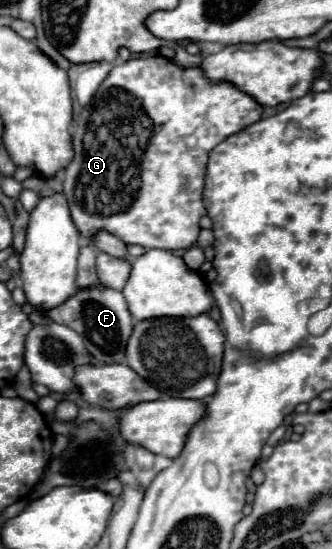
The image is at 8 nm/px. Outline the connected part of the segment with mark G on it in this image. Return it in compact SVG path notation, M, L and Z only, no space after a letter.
M150 55L150 57L136 57L130 59L122 65L112 67L112 71L108 73L108 77L102 81L102 85L98 87L96 95L92 97L92 101L84 107L76 127L74 127L74 159L72 163L66 167L66 177L64 177L64 195L68 199L70 205L70 215L72 221L76 225L76 229L80 231L82 237L88 239L88 243L94 243L96 233L106 231L116 235L118 239L122 239L128 245L142 245L146 249L166 249L166 251L180 251L180 249L188 249L198 241L198 233L200 233L200 217L206 215L206 207L204 207L204 179L206 179L206 165L208 165L208 155L210 151L222 143L226 137L230 137L232 133L242 131L244 127L260 121L262 117L262 107L256 103L254 97L250 97L248 93L240 91L238 87L234 87L228 81L212 81L204 75L202 67L186 67L180 69L178 65L170 63L166 57L162 55Z

